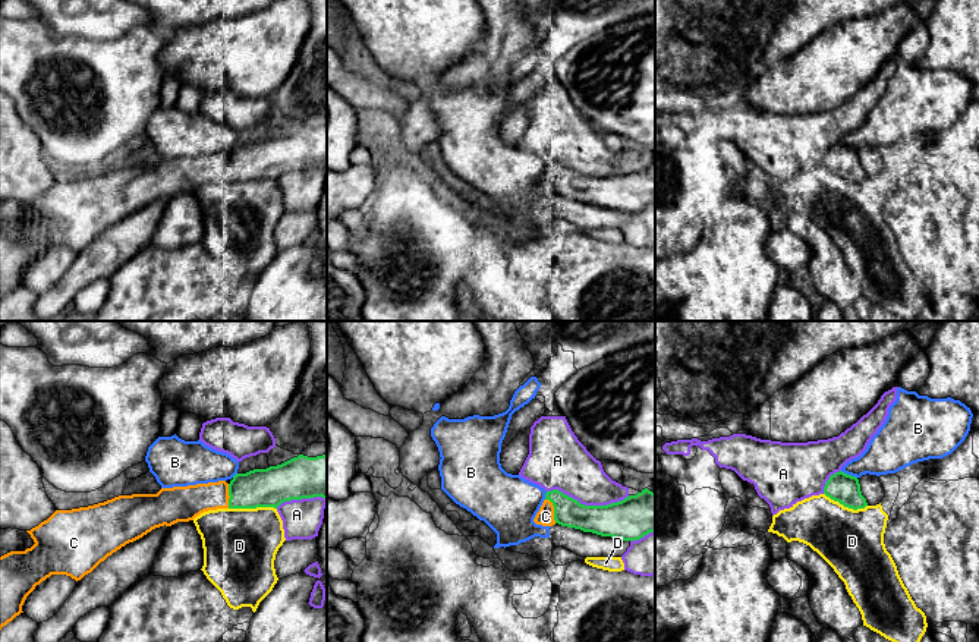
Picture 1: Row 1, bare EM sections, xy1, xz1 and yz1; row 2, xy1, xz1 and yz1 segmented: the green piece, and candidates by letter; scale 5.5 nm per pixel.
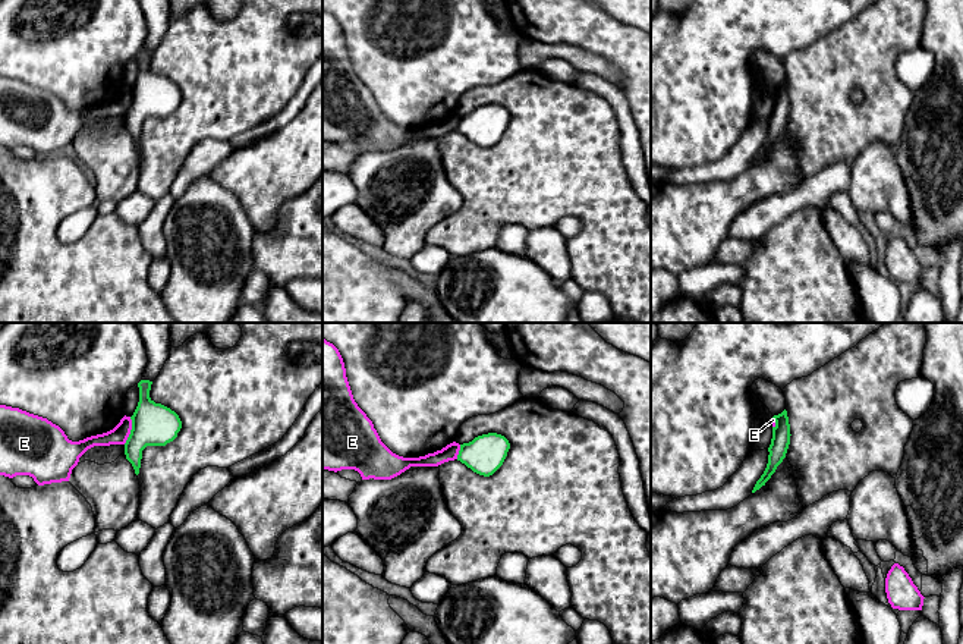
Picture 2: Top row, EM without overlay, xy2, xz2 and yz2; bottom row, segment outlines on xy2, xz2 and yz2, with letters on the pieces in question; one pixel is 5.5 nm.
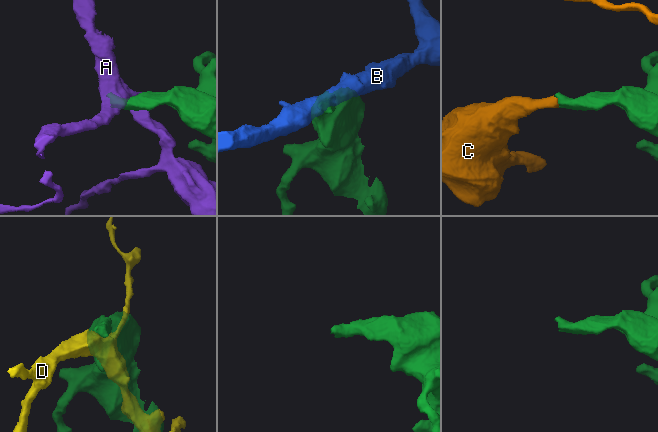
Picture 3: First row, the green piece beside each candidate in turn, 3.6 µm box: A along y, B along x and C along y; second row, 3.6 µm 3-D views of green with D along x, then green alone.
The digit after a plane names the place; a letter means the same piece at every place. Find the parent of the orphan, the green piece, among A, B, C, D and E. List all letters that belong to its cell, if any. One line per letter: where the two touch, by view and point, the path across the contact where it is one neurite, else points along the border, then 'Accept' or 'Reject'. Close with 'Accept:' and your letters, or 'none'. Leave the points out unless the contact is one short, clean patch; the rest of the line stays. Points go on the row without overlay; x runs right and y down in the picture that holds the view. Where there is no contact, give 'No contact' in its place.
A: Touches green at xz1 (588, 178). Reject
B: Touches green at yz1 (849, 147). Reject
C: Touches green at xz1 (554, 182). Accept
D: Touches green at xy1 (252, 179). Boundary: xy1 (276, 179), (229, 181). Reject
E: Touches green at xy2 (131, 101). Boundary: xy2 (131, 88), (131, 104), (123, 115). Reject
Accept: C

